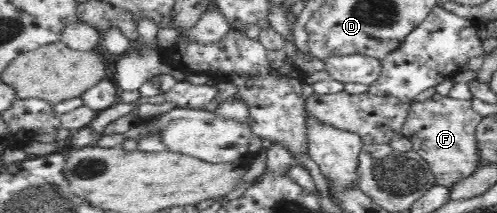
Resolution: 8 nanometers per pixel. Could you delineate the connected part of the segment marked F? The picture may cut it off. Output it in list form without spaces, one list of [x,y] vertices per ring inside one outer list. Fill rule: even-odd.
[[[449,96],[442,97],[439,101],[431,98],[423,101],[413,101],[403,126],[402,135],[411,138],[417,143],[417,153],[428,161],[432,172],[435,174],[437,184],[452,188],[457,182],[470,176],[480,166],[481,158],[475,130],[481,118],[480,114],[472,109],[471,100],[459,100]]]

